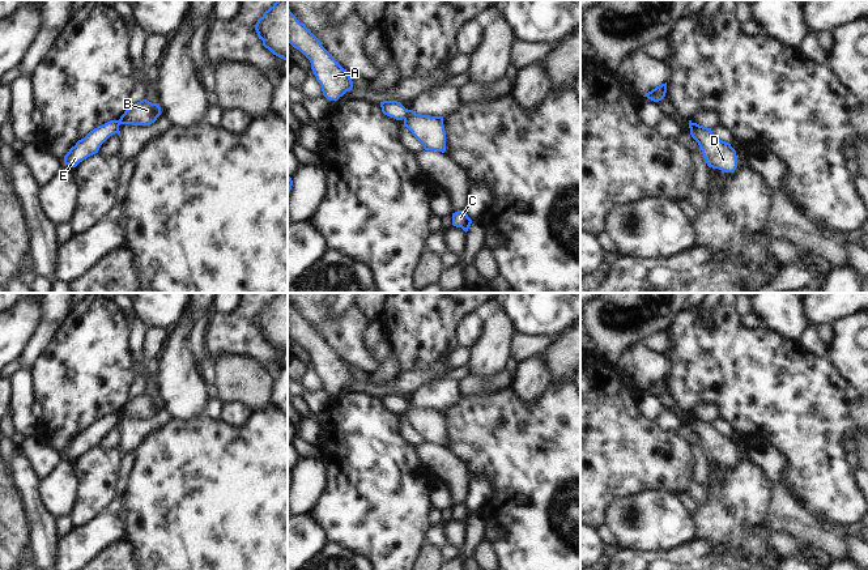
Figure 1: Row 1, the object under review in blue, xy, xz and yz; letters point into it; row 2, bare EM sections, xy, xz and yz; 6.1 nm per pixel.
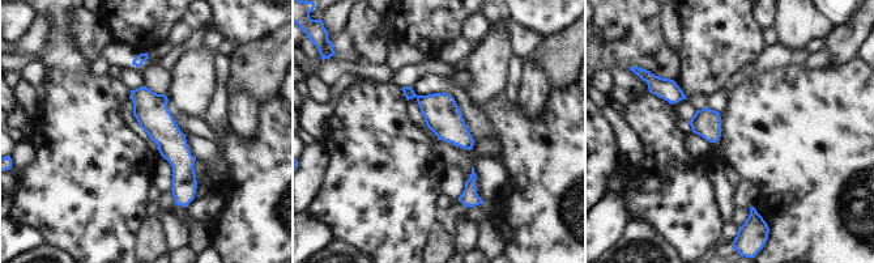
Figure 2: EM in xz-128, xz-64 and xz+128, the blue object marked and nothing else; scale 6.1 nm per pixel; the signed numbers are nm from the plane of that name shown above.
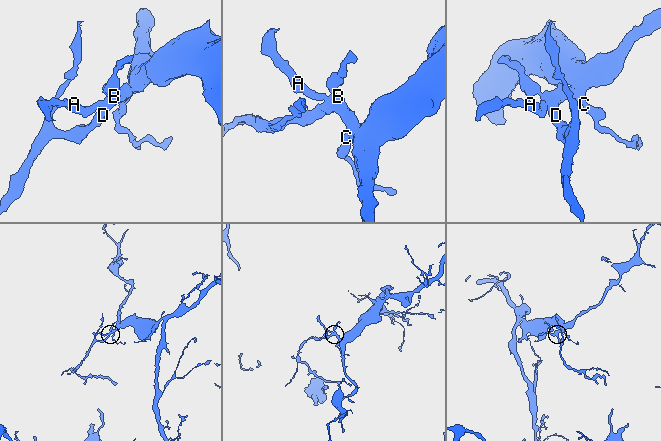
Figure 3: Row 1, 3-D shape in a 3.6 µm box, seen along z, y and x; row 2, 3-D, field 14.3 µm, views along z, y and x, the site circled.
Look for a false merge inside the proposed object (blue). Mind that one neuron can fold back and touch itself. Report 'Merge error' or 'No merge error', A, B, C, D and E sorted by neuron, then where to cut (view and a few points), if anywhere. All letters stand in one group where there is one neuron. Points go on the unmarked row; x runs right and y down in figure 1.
Merge error. Groups: A E / B C D. Split along xz (411, 403), (404, 412)

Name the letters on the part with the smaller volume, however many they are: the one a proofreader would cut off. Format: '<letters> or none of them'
A, E

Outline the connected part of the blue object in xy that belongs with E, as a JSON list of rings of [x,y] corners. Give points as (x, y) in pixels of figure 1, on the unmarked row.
[[[110,413],[90,424],[84,431],[78,433],[75,439],[64,448],[64,458],[76,460],[88,450],[98,446],[101,438],[119,424],[119,413]]]

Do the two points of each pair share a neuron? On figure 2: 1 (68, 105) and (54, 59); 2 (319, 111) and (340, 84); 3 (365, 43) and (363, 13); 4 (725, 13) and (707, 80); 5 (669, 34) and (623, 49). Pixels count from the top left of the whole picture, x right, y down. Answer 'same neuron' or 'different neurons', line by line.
1: same neuron
2: same neuron
3: same neuron
4: same neuron
5: different neurons

